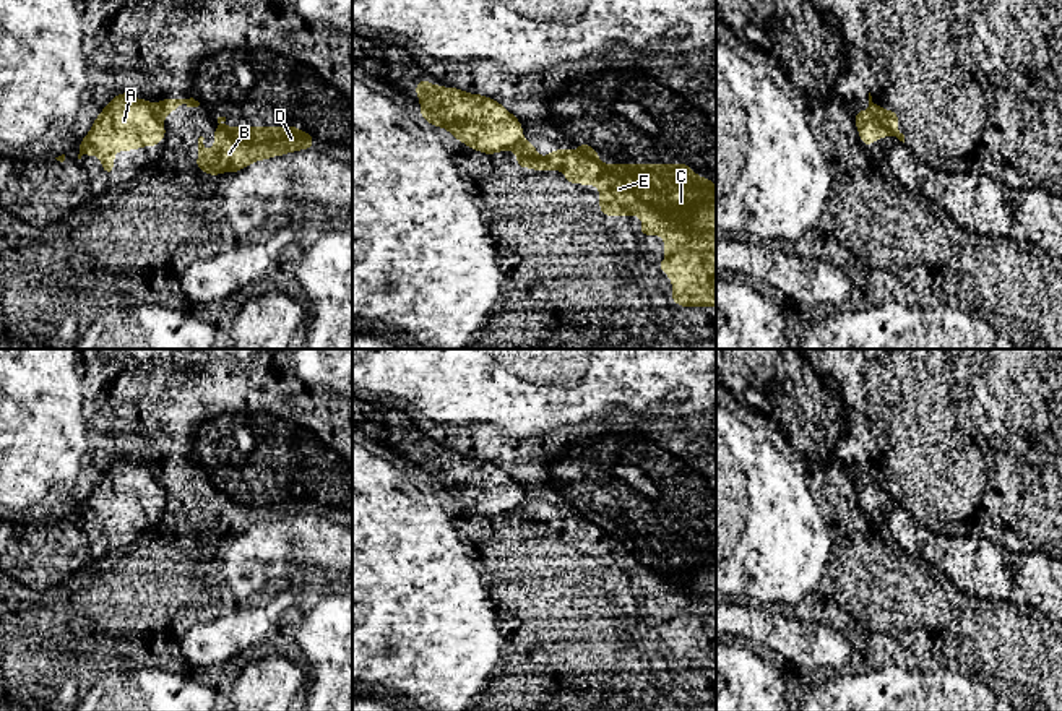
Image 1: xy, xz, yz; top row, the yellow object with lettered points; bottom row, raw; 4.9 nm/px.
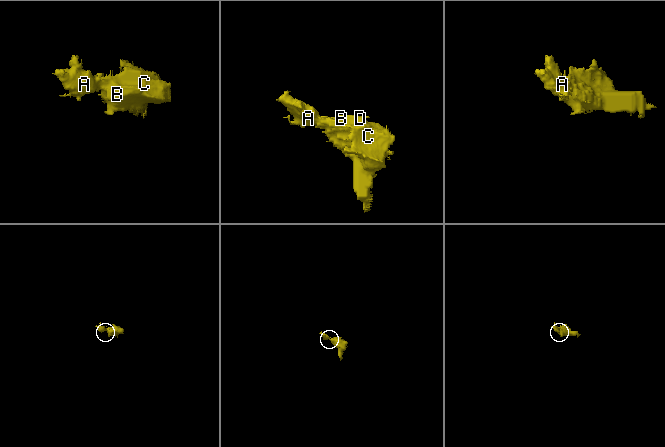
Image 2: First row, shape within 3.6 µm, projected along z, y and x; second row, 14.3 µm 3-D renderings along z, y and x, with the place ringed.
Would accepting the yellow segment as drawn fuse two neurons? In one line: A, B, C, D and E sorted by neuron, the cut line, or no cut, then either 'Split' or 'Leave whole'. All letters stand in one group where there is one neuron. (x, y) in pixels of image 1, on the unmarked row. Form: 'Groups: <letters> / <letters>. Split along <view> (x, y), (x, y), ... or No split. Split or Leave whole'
Groups: A / B C D E. Split along yz (869, 474), (892, 497). Split

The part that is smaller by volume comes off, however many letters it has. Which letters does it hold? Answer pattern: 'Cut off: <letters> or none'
Cut off: A

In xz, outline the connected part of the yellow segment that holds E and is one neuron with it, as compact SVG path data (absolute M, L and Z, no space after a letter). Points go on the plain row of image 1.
M521 505L516 511L516 529L533 534L563 534L567 547L598 549L599 571L604 580L640 580L641 599L663 599L666 625L658 625L672 646L672 666L680 670L716 669L716 549L710 542L697 539L689 528L602 528L599 518L588 506L576 515L559 511L546 521L536 516L533 505Z

